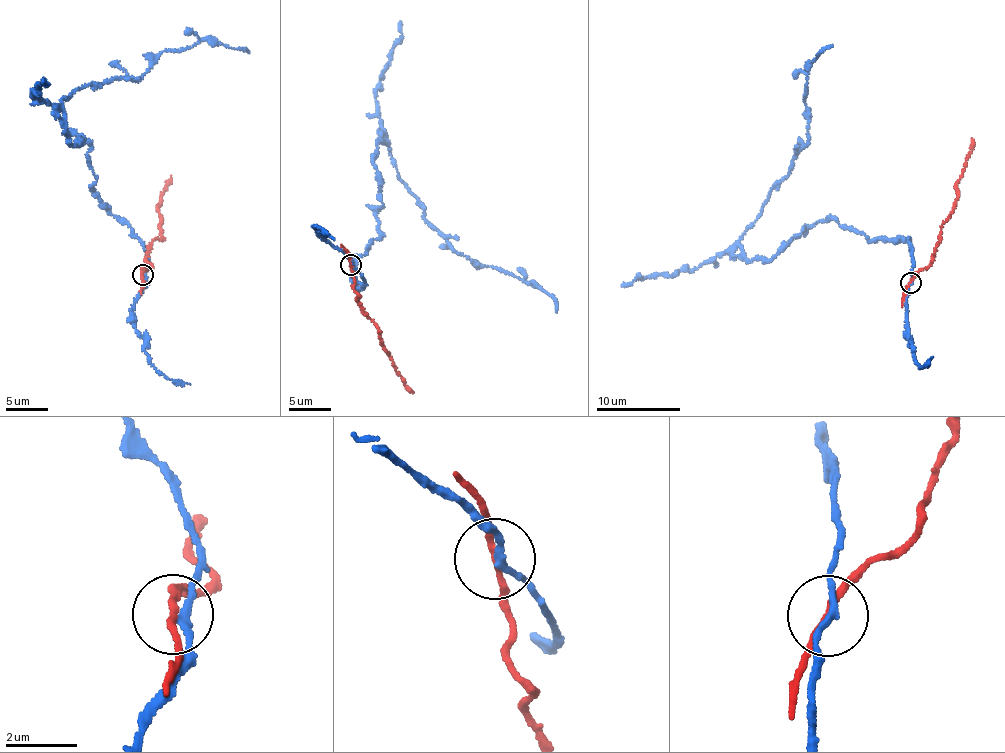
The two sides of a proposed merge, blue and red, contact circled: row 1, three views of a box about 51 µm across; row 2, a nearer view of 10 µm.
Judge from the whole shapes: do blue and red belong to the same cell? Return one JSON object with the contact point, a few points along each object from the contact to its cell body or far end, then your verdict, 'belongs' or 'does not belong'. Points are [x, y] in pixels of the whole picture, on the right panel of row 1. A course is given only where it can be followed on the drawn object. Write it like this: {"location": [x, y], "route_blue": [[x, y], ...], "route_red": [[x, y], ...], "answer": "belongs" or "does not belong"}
{"location": [910, 282], "route_blue": [[910, 282], [910, 241], [833, 219], [770, 259], [750, 260], [739, 236], [808, 137], [807, 67], [832, 44]], "route_red": [[910, 282], [932, 259], [943, 222], [950, 215], [958, 198], [957, 183], [971, 138]], "answer": "does not belong"}

